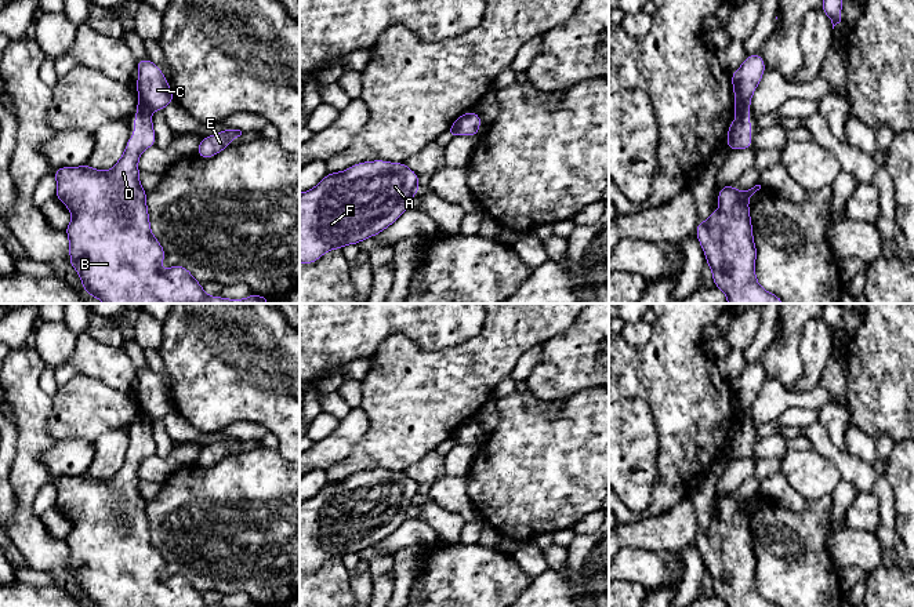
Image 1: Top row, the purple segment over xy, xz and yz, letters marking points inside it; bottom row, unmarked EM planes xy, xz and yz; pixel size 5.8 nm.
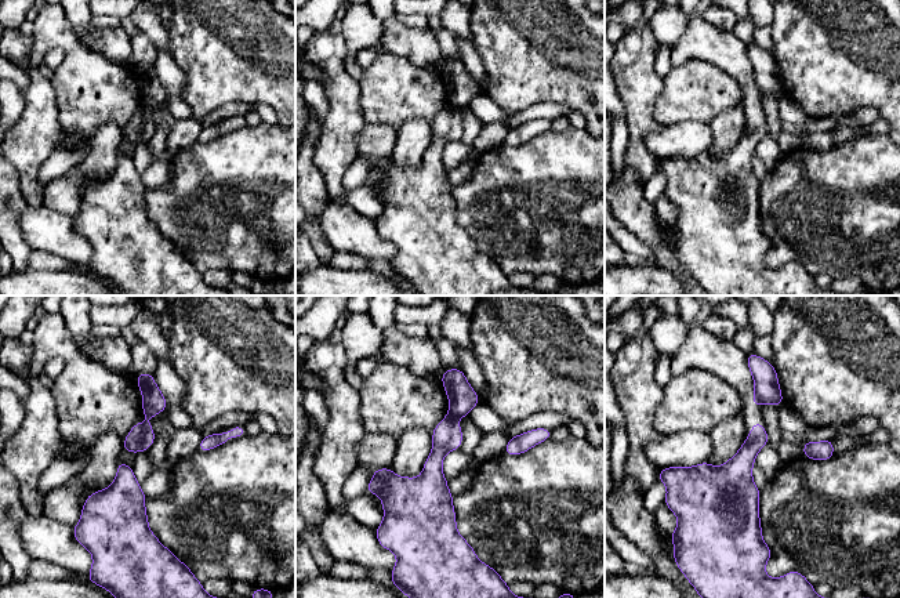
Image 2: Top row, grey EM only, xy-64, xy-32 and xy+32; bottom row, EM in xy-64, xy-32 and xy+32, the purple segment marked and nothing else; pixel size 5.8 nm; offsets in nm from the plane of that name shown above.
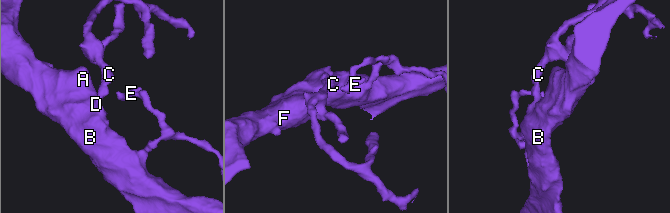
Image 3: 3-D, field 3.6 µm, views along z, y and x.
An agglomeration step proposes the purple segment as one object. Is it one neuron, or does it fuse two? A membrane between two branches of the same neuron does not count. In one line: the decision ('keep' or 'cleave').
cleave

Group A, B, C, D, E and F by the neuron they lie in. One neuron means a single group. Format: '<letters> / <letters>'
A B D E F / C

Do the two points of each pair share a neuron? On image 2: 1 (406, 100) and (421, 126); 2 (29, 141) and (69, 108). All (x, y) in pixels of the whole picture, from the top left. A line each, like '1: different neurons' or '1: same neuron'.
1: different neurons
2: different neurons

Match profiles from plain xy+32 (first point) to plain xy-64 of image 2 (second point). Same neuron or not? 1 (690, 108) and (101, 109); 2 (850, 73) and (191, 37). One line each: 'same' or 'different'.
1: same
2: same

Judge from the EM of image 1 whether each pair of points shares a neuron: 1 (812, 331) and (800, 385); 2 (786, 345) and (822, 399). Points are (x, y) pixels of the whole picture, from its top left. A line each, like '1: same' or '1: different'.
1: same
2: different

